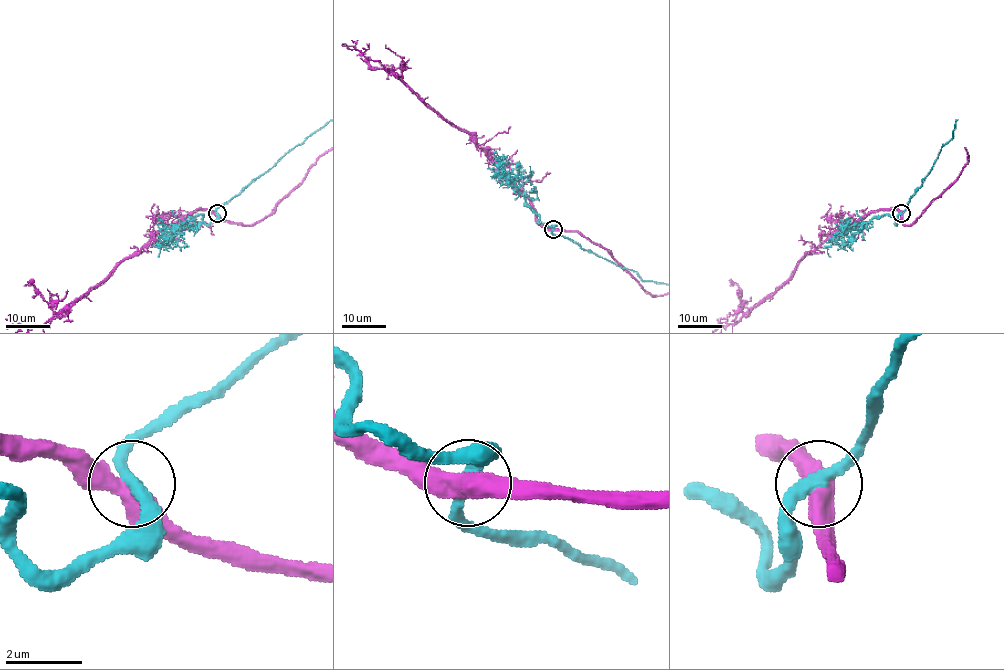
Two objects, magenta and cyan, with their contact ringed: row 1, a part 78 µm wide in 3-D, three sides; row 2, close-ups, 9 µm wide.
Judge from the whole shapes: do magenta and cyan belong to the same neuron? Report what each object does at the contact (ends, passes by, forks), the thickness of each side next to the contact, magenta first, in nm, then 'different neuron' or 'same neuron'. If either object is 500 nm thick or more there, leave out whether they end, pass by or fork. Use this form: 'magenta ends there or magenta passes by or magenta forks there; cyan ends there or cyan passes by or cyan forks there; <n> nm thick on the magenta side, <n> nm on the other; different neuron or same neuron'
magenta passes by; cyan passes by; 480 nm thick on the magenta side, 320 nm on the other; different neuron

